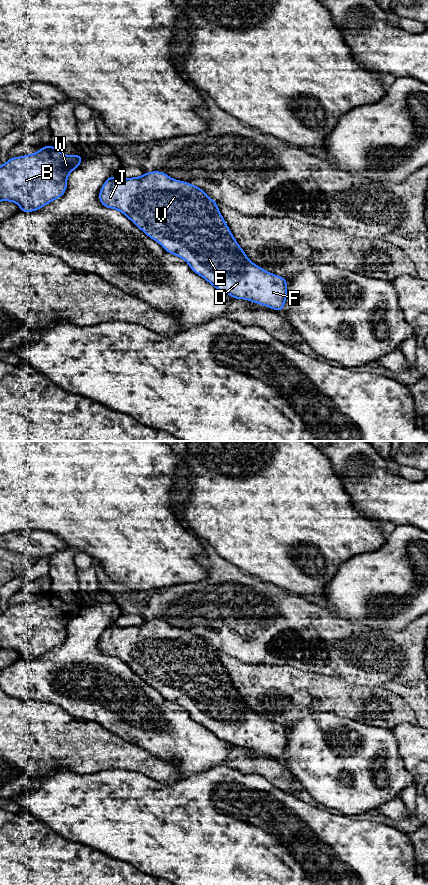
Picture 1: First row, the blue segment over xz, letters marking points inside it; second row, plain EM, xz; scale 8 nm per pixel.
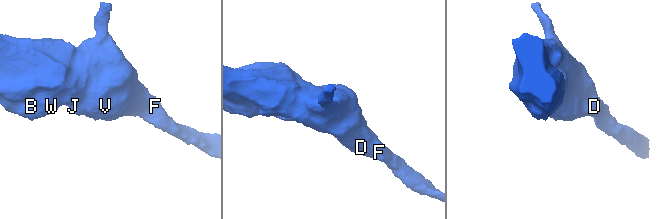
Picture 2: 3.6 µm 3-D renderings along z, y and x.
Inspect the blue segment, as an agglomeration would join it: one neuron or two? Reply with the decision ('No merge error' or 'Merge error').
No merge error

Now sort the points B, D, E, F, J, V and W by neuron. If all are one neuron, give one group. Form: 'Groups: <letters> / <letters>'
Groups: B D E F J V W

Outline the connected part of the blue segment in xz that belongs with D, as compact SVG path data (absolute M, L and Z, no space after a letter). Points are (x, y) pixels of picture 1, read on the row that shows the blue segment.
M160 171L147 172L140 177L128 179L118 179L112 175L103 184L99 192L99 201L104 207L113 208L127 216L147 236L157 241L165 251L183 258L193 272L203 277L217 290L234 299L245 299L276 311L283 310L287 296L287 280L265 271L249 260L219 212L219 204L201 188L170 178Z

